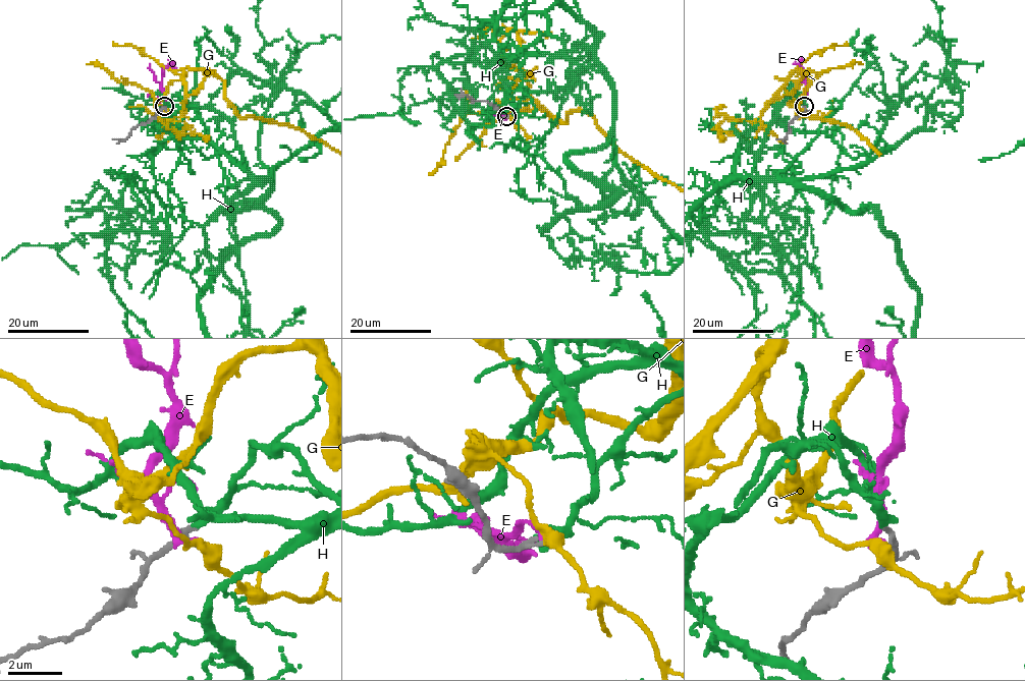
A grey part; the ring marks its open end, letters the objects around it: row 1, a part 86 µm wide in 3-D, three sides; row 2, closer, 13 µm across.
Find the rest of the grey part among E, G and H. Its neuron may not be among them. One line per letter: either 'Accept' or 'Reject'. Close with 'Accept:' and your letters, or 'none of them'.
E: Reject
G: Reject
H: Accept
Accept: H

